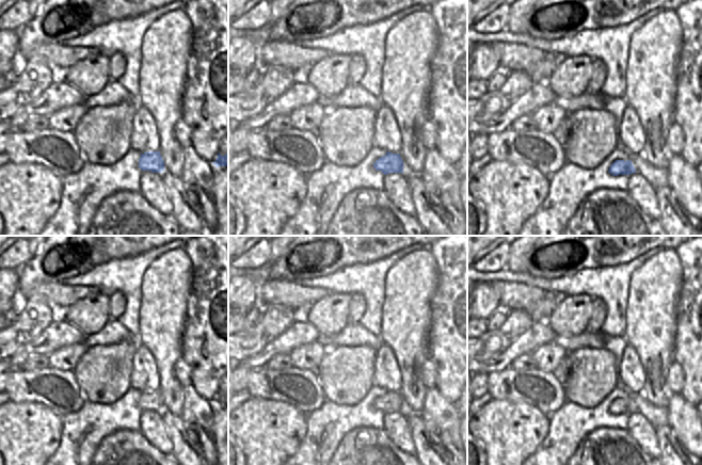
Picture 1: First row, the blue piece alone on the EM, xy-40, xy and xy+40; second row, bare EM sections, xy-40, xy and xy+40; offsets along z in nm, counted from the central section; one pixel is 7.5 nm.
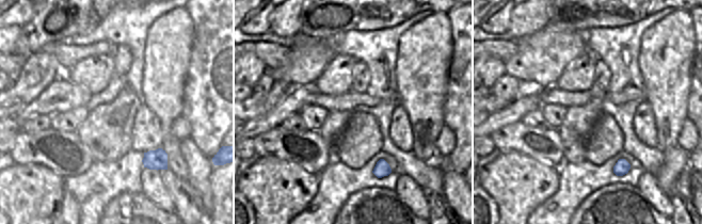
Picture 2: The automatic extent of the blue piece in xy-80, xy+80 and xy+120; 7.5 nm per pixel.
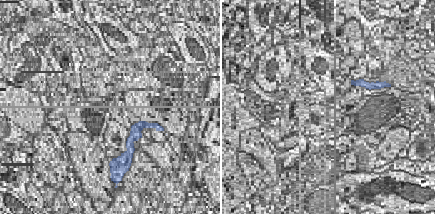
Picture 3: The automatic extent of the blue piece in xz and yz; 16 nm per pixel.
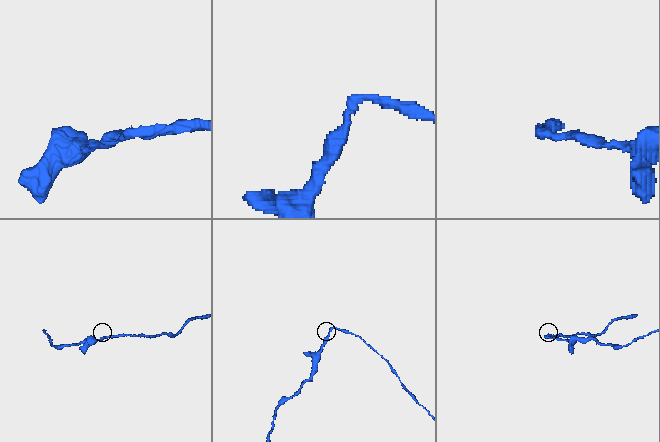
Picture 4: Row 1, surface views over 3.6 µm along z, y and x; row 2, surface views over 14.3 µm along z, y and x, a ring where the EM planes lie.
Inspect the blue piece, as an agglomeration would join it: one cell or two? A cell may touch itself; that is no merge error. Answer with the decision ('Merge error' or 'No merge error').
No merge error.

